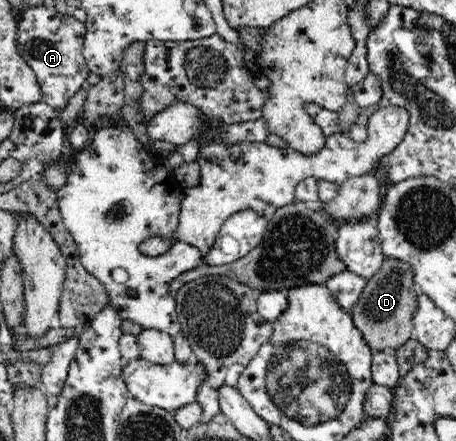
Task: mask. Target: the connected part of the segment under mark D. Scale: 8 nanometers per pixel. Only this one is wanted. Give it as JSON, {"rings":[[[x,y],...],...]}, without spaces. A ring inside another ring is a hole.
{"rings":[[[385,258],[381,268],[367,280],[367,286],[361,292],[358,302],[348,312],[364,334],[371,351],[384,351],[403,346],[414,337],[413,314],[417,310],[417,298],[420,294],[415,282],[414,266],[402,259]]]}

